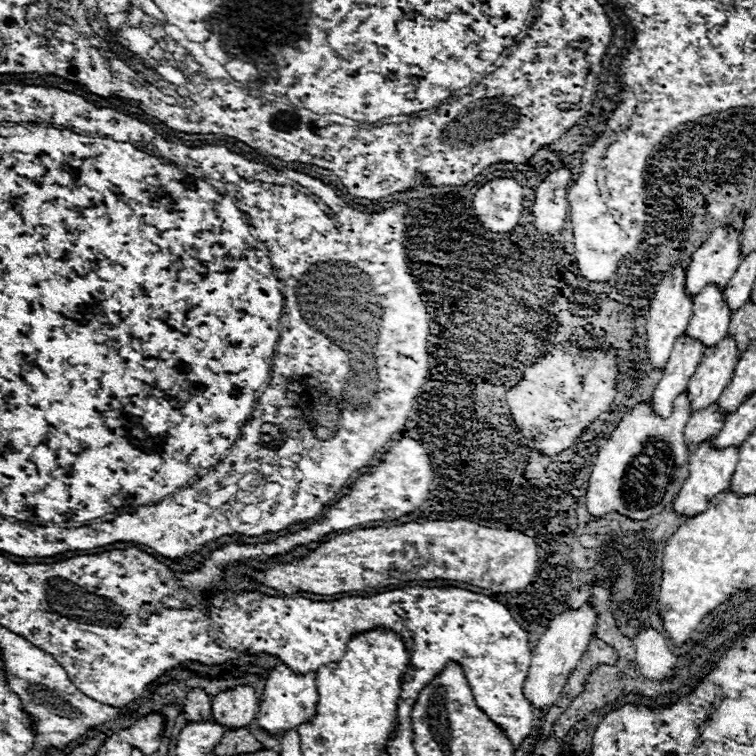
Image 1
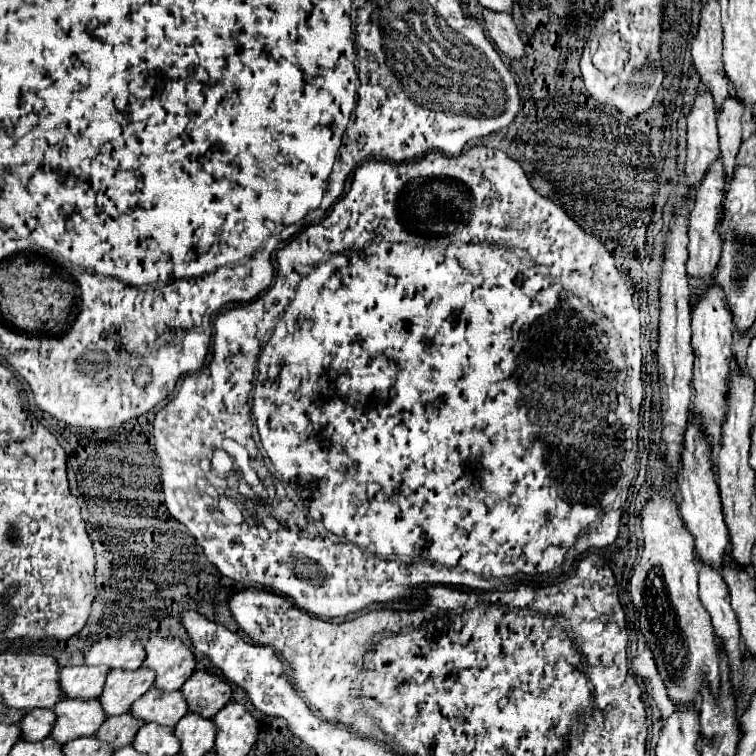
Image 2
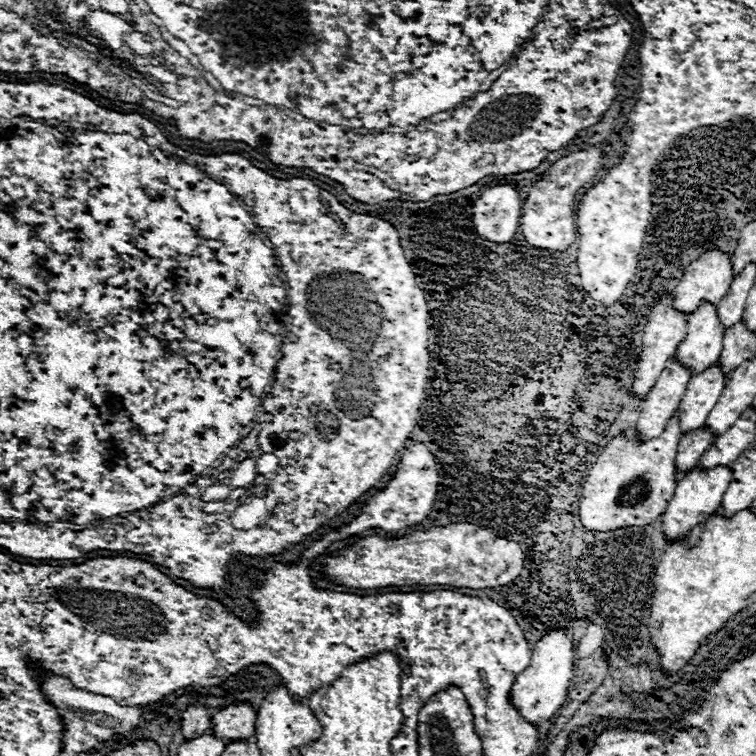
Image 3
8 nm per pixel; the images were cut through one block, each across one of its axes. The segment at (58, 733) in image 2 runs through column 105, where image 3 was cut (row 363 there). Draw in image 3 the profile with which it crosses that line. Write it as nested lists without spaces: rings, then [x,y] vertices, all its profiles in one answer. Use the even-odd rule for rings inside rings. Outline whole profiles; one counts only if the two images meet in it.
[[[720,362],[712,364],[704,372],[694,374],[690,378],[686,394],[678,406],[682,432],[696,430],[704,424],[704,420],[708,418],[710,410],[714,408],[716,400],[720,398],[726,382],[728,382],[728,378],[722,372]]]

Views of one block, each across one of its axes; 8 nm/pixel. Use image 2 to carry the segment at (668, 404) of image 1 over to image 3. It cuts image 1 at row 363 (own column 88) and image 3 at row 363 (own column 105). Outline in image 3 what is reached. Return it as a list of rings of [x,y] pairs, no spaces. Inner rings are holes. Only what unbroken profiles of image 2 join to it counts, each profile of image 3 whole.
[[[674,358],[668,360],[666,368],[656,380],[656,386],[648,392],[642,404],[642,412],[636,422],[636,430],[642,436],[658,436],[666,428],[666,422],[678,410],[678,404],[686,392],[690,378],[692,372],[684,364]]]

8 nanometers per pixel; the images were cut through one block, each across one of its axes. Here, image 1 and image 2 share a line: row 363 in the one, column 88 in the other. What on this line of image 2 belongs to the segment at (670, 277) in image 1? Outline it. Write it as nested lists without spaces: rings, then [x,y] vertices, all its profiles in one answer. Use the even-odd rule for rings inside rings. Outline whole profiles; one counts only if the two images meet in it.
[[[104,638],[84,654],[84,660],[88,666],[104,664],[110,670],[138,670],[144,662],[144,646],[140,640]]]

